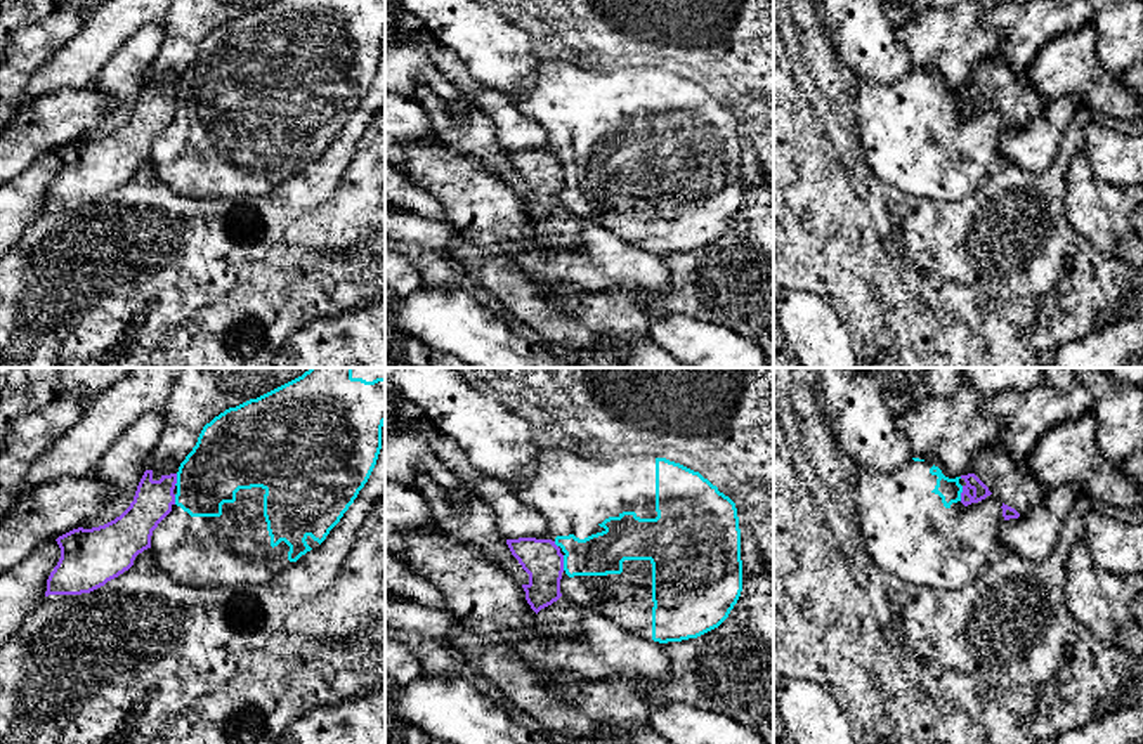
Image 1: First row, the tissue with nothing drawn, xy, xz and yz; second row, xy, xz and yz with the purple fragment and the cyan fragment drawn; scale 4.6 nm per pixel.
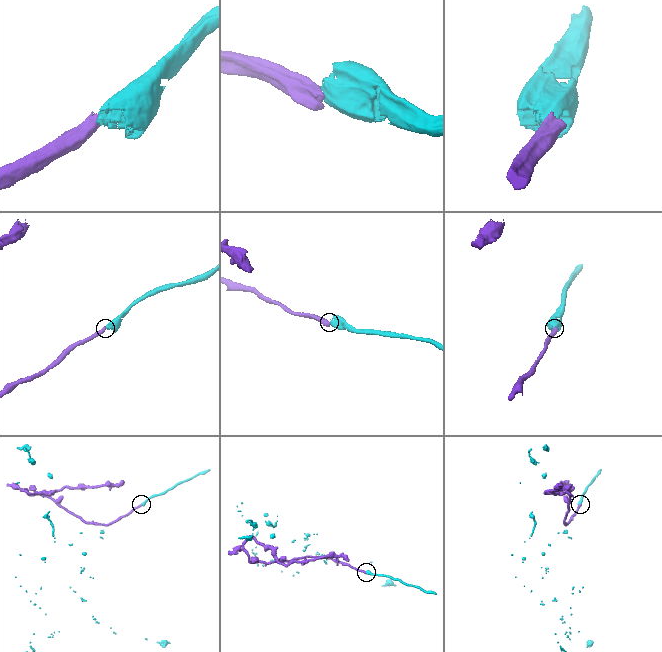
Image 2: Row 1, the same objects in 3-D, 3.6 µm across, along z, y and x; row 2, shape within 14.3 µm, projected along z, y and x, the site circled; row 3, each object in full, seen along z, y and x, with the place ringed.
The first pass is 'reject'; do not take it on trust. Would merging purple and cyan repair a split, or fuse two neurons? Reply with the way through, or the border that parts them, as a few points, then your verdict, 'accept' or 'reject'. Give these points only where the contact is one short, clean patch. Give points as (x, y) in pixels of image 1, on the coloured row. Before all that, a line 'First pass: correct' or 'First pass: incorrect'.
First pass: correct
border xz (562, 555), (564, 569); reject

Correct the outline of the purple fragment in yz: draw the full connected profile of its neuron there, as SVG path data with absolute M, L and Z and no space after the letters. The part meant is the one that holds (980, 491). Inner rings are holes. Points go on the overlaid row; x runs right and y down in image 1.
M997 439L971 461L959 484L964 506L994 494L1003 503L1004 520L1030 513L1048 496L1025 461L1015 461Z

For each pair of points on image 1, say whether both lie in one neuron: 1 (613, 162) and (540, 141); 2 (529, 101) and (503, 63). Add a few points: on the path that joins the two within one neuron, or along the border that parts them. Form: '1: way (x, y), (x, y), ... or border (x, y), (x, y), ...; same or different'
1: border (521, 113), (526, 113), (543, 129), (550, 150); different
2: border (542, 61), (535, 82), (510, 96); different

